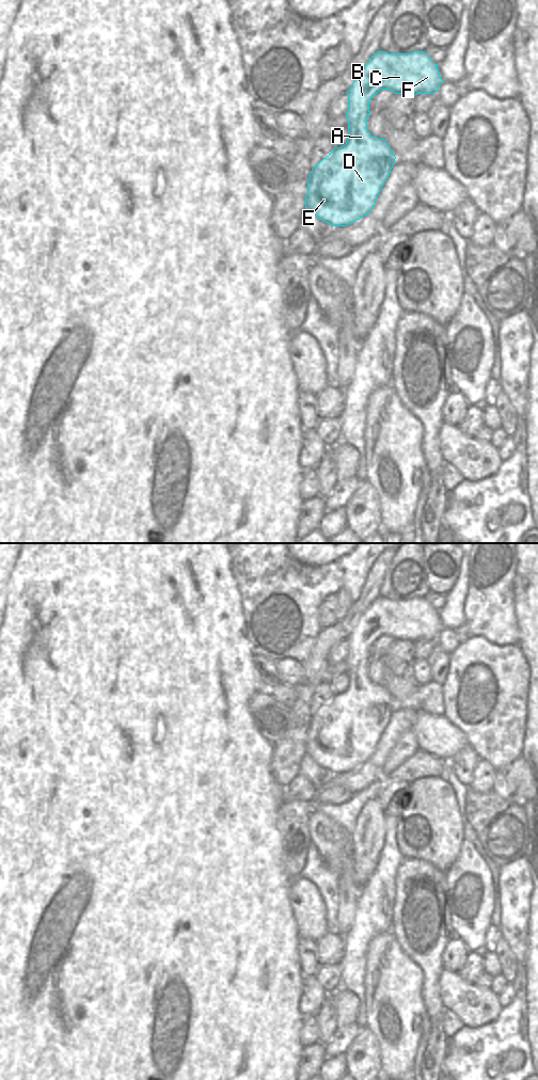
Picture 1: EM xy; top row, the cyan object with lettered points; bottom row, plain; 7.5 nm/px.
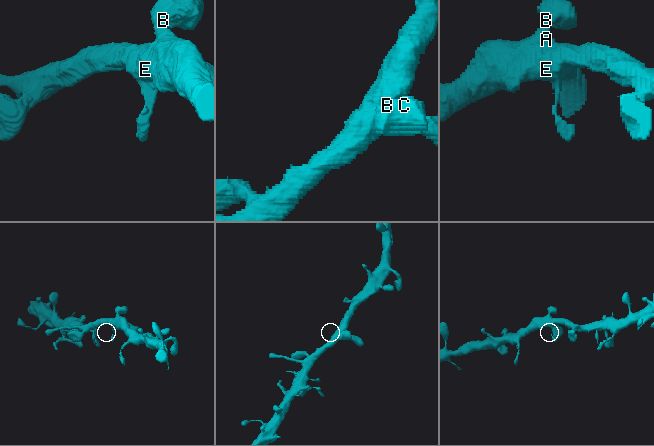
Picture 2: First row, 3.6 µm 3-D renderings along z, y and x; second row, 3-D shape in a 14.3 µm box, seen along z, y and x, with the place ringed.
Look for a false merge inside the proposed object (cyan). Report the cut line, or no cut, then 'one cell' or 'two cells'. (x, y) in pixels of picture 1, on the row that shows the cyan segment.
no cut | one cell

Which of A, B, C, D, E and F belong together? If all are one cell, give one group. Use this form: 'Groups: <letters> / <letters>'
Groups: A B C D E F

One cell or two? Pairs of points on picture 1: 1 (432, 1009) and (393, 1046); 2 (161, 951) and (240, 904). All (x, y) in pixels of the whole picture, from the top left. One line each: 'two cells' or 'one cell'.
1: two cells
2: one cell

